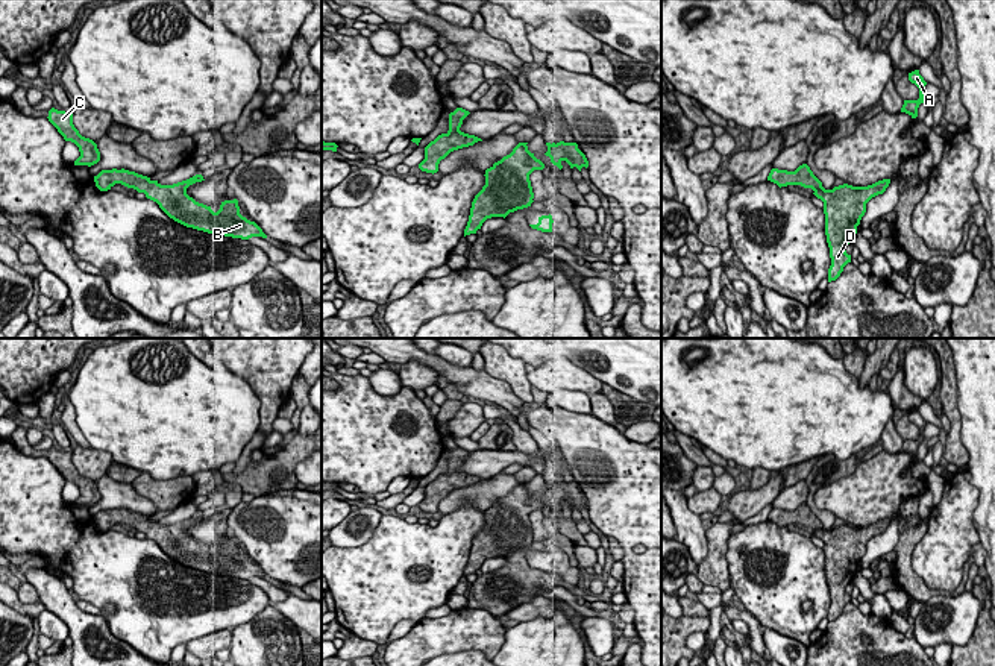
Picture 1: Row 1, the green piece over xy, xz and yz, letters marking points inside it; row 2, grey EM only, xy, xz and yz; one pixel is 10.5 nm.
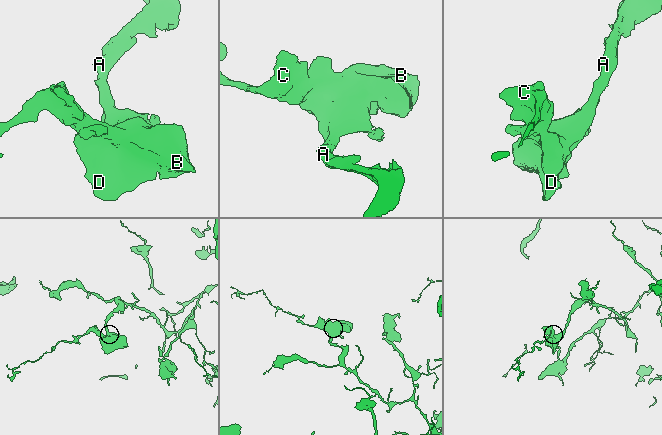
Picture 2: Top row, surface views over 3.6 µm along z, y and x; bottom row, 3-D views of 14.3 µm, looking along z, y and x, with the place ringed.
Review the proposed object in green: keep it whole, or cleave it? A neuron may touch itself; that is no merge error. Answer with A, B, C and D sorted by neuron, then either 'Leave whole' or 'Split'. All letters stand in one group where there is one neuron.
Groups: A B C D. Leave whole

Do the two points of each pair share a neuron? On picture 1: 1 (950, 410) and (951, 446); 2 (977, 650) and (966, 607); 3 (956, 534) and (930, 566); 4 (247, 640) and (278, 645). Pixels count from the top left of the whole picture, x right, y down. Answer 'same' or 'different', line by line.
1: same
2: different
3: same
4: same

